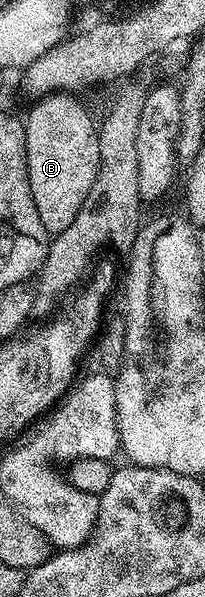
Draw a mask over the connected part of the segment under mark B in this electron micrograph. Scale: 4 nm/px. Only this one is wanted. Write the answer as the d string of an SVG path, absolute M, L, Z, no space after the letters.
M56 93L47 95L44 99L34 104L28 115L25 115L25 149L27 150L27 172L29 173L29 189L33 193L33 205L37 205L37 217L41 217L41 225L45 225L48 236L54 237L69 229L73 217L81 213L81 205L85 205L85 197L89 197L89 189L93 189L93 181L97 181L97 169L99 168L99 133L96 120L91 120L91 115L78 103L76 96L71 93Z

